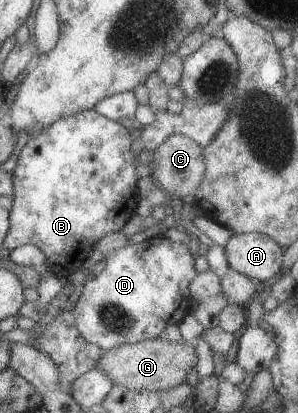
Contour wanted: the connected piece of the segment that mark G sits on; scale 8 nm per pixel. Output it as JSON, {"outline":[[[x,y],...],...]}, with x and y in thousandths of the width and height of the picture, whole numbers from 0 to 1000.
{"outline":[[[520,816],[352,850],[319,891],[366,903],[372,923],[419,942],[577,944],[624,925],[634,893],[661,889],[664,864],[654,843],[651,828],[634,831],[614,823],[581,831],[581,826]]]}

